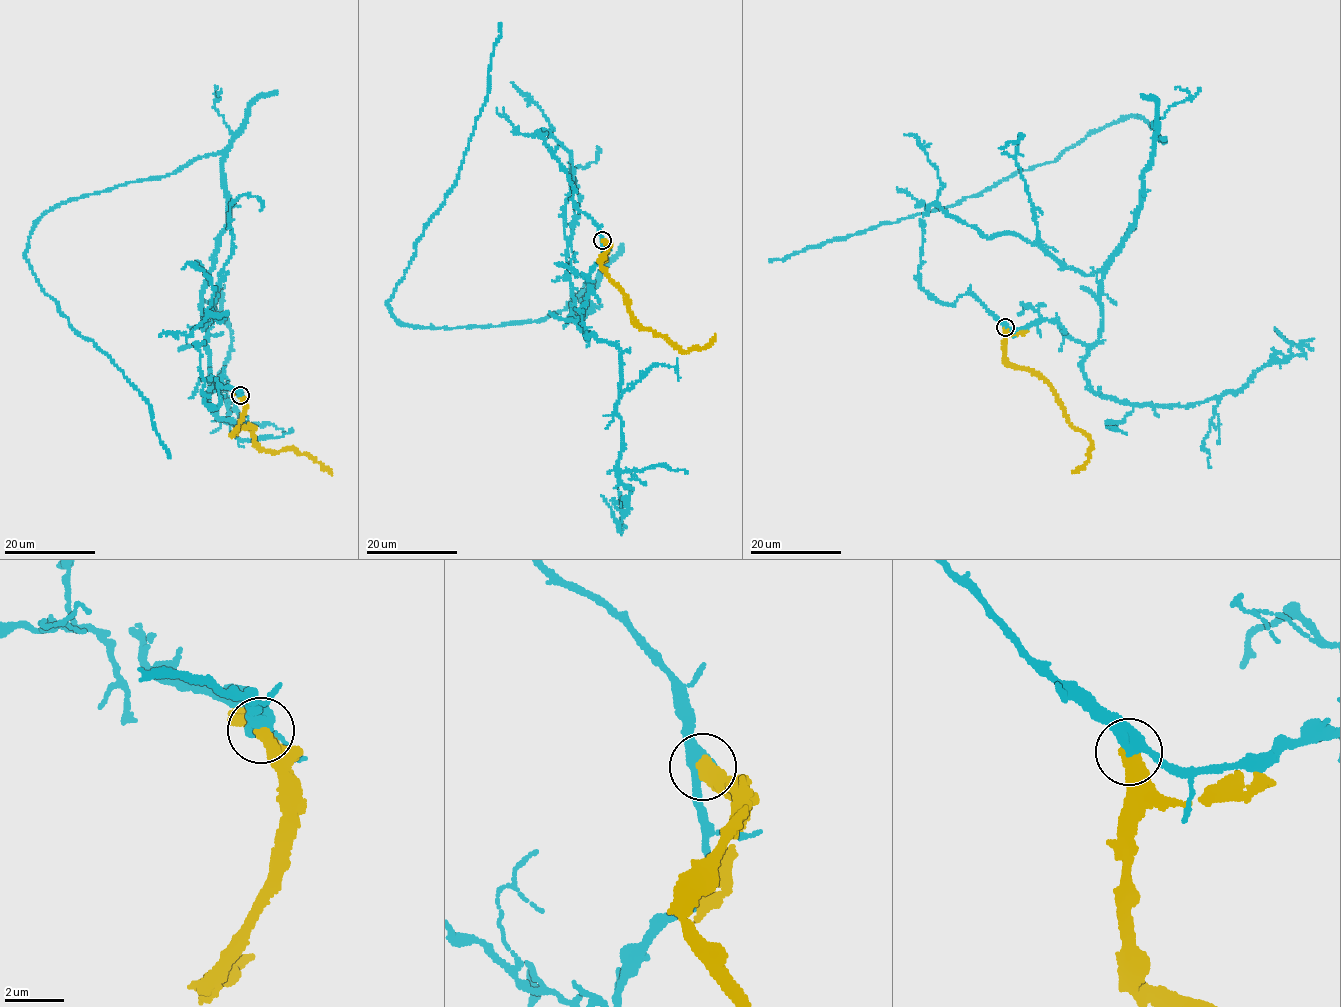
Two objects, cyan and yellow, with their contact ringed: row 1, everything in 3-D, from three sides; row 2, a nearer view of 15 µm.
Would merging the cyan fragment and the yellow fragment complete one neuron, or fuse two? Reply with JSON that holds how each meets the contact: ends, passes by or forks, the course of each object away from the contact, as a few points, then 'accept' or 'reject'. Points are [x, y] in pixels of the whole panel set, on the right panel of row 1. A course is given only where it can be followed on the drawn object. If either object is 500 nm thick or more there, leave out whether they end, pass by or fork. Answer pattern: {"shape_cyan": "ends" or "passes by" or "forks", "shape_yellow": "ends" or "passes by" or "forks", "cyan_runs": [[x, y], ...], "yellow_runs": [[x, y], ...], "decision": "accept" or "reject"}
{"shape_cyan": "passes by", "shape_yellow": "ends", "cyan_runs": [[1005, 327], [1053, 319], [1097, 341], [1103, 272], [1164, 140], [1139, 115], [947, 207], [770, 261]], "yellow_runs": [[1005, 327], [1004, 362], [1042, 376], [1073, 426], [1083, 431], [1091, 446], [1083, 466], [1072, 472]], "decision": "reject"}

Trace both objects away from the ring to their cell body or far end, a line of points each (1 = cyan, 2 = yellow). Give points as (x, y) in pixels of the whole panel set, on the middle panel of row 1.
1: (603, 240), (587, 339), (581, 294), (488, 326), (407, 326), (387, 305), (456, 180), (499, 24)
2: (603, 240), (609, 248), (600, 262), (601, 269), (641, 328), (684, 351), (708, 344), (714, 335)

